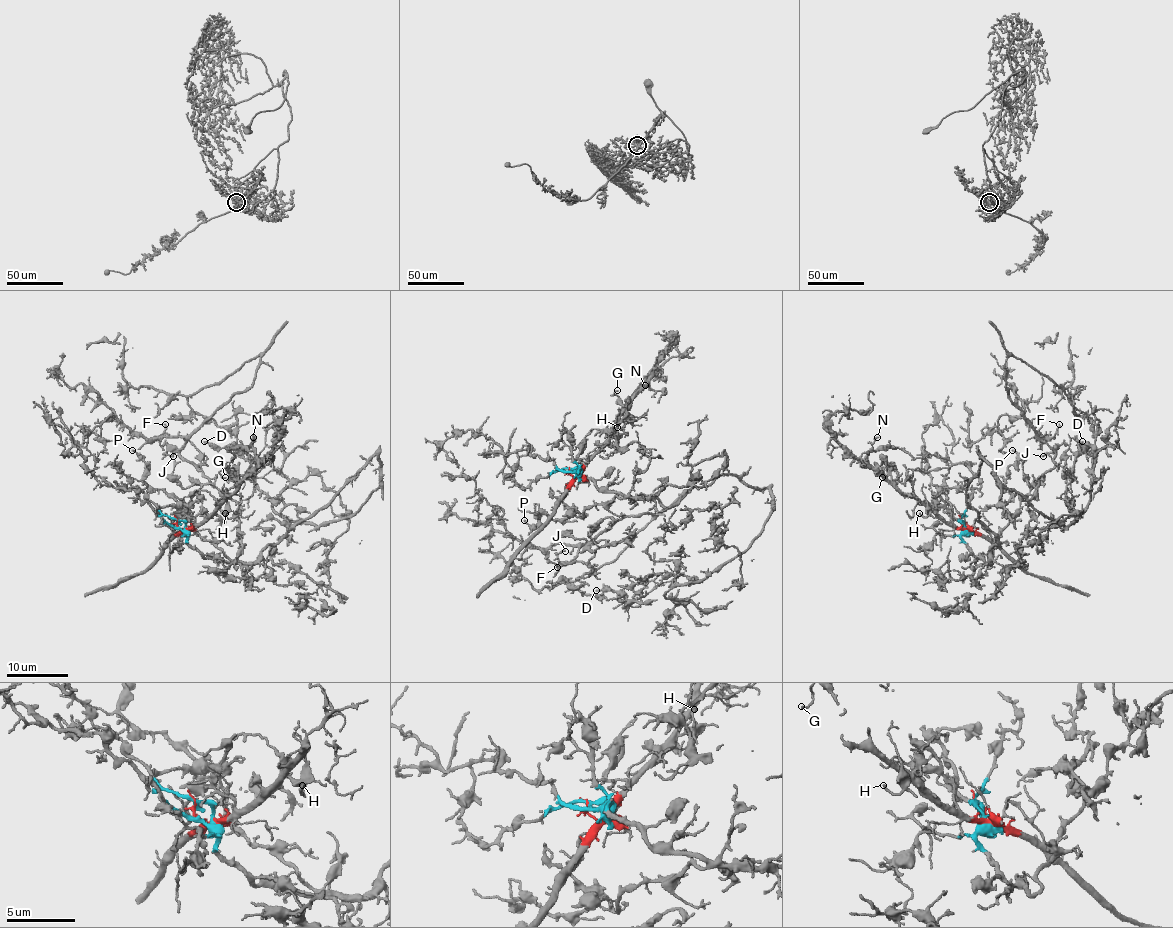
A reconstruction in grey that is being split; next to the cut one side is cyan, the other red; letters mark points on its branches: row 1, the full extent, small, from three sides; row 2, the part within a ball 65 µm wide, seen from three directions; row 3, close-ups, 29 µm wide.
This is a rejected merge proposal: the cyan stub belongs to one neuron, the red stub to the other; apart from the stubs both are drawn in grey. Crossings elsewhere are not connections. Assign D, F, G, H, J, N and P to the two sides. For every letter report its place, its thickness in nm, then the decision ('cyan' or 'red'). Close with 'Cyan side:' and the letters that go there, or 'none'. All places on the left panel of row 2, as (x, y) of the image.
D: place (204, 441); calibre 170 nm; cyan
F: place (165, 424); calibre 180 nm; cyan
G: place (225, 477); calibre 110 nm; red
H: place (225, 513); calibre 140 nm; red
J: place (173, 456); calibre 170 nm; cyan
N: place (253, 437); calibre 150 nm; red
P: place (132, 450); calibre 160 nm; cyan
Cyan side: D, F, J, P

